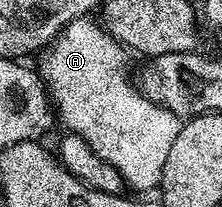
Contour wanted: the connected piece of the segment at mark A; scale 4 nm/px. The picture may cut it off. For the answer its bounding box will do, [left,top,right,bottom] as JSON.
[39,16,183,191]

